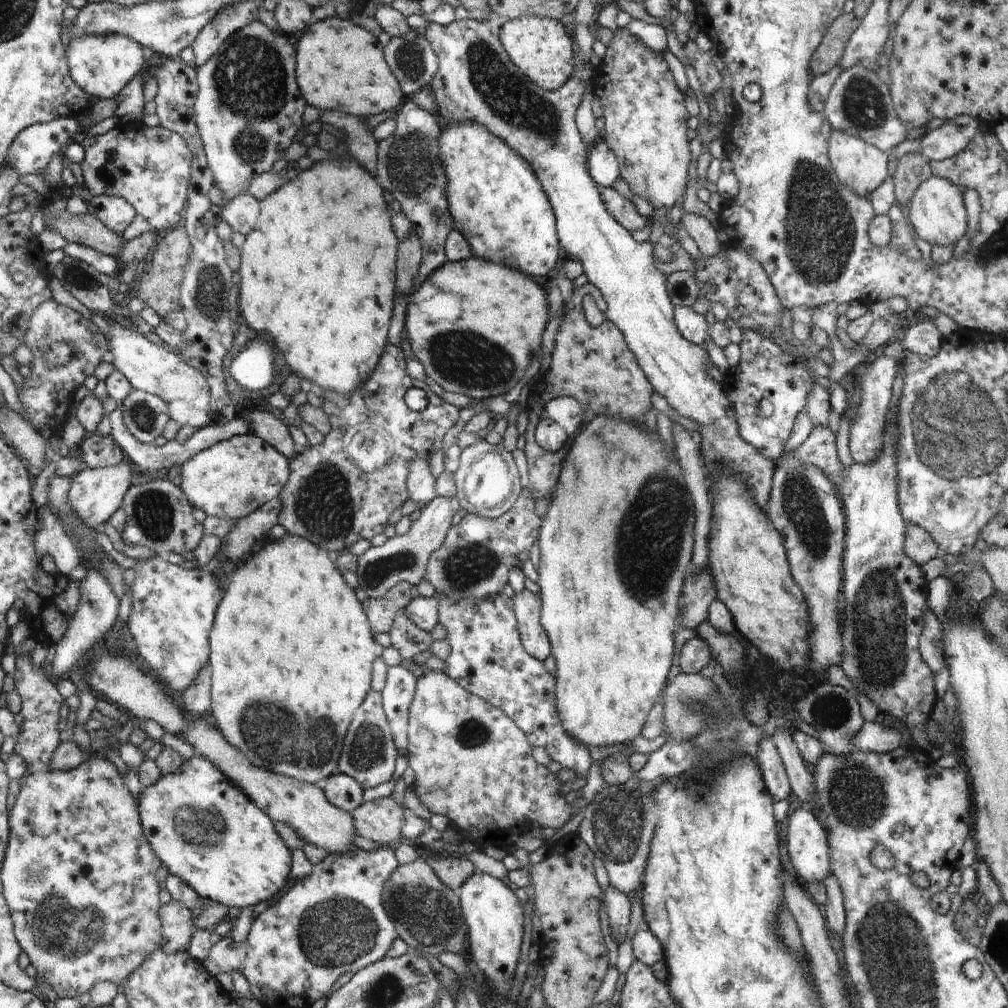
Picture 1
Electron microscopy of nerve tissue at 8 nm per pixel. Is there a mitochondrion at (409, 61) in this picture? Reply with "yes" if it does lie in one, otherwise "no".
yes

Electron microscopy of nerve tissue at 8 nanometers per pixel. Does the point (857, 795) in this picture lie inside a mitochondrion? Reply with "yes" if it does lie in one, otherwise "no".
yes

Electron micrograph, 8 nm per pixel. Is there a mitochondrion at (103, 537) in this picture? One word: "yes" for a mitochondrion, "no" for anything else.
no

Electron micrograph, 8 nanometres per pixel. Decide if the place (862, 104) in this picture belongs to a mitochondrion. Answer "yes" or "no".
yes

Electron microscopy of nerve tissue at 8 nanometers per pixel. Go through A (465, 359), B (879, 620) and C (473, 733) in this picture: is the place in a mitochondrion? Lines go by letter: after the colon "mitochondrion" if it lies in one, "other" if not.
A: mitochondrion
B: mitochondrion
C: mitochondrion

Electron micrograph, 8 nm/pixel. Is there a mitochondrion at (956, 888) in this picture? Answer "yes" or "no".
no

